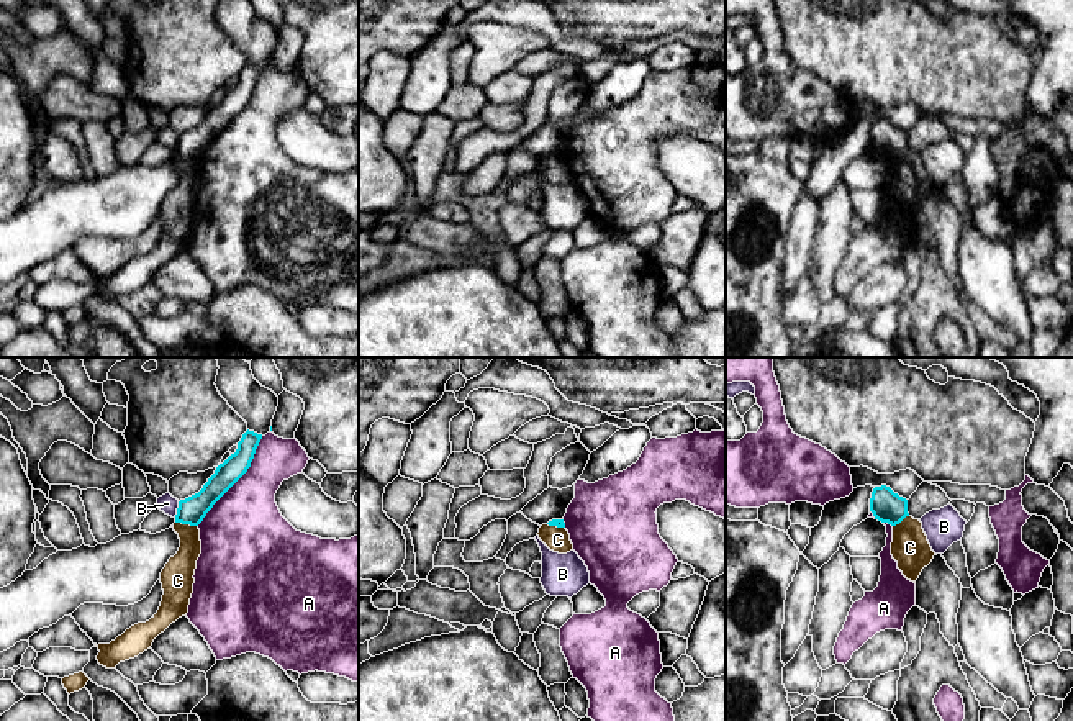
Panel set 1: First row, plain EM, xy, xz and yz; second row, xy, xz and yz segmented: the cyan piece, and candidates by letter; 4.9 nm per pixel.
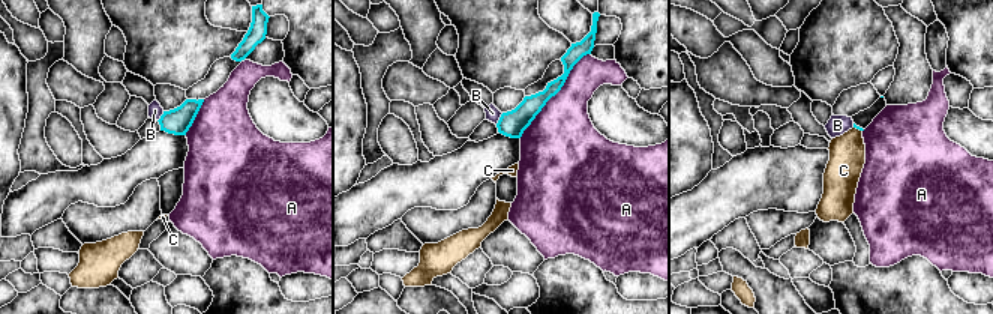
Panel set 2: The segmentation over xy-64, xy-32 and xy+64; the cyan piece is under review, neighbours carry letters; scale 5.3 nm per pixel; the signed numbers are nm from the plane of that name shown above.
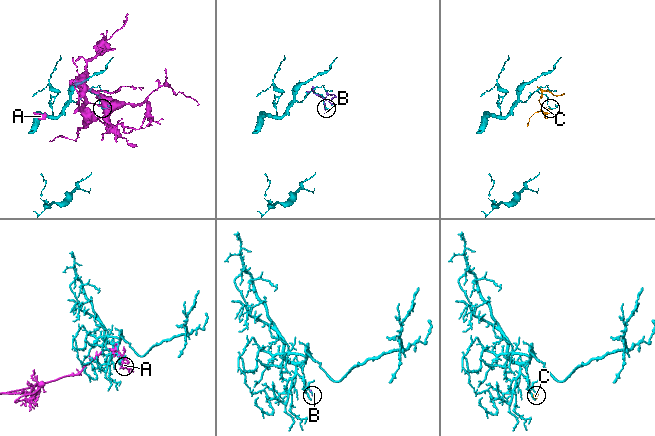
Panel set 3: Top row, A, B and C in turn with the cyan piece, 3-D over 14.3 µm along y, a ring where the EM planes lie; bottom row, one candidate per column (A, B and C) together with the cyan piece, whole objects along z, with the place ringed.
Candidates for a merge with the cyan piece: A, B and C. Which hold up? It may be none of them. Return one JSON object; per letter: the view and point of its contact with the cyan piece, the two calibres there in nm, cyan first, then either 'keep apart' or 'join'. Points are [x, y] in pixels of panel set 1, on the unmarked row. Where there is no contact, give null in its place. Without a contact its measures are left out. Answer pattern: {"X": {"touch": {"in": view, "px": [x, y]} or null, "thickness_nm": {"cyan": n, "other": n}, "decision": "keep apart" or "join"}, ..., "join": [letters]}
{"A": {"touch": {"in": "xy", "px": [238, 112]}, "thickness_nm": {"cyan": 120, "other": 380}, "decision": "keep apart"}, "B": {"touch": {"in": "xy", "px": [177, 143]}, "thickness_nm": {"cyan": 140, "other": 90}, "decision": "keep apart"}, "C": {"touch": {"in": "xy", "px": [187, 156]}, "thickness_nm": {"cyan": 140, "other": 150}, "decision": "keep apart"}, "join": []}

